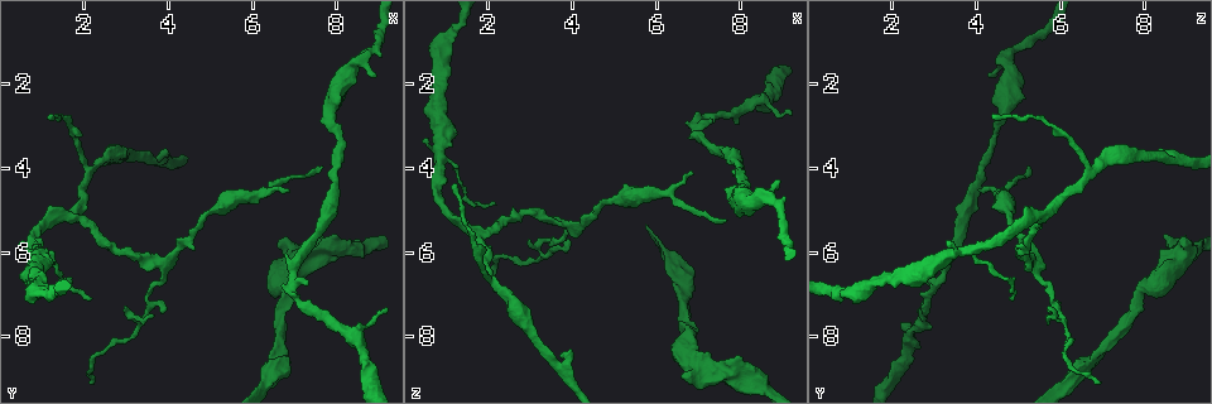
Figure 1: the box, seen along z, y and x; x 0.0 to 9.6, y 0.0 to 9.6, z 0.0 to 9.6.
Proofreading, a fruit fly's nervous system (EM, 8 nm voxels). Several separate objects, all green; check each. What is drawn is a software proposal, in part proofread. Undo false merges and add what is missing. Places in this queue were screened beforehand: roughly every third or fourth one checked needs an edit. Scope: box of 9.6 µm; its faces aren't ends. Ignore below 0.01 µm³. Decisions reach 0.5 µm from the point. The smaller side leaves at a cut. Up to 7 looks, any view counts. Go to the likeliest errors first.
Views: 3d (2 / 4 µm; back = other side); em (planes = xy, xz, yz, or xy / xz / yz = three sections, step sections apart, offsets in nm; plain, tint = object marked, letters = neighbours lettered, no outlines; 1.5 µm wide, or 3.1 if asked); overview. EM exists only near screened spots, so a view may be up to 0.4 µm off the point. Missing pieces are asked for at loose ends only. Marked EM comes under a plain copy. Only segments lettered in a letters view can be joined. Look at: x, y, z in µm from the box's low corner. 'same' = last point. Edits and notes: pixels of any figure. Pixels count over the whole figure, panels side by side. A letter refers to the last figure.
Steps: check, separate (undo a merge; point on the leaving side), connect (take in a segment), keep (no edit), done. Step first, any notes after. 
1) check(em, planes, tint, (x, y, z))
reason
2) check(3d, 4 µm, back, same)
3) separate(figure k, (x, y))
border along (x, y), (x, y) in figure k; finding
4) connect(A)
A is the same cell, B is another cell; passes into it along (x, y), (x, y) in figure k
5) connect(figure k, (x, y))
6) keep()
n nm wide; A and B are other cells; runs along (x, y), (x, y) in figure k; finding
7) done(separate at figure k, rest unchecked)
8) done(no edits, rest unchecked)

check(3d, 4 µm, (0.80, 5.90, 3.65))
sudden change in width

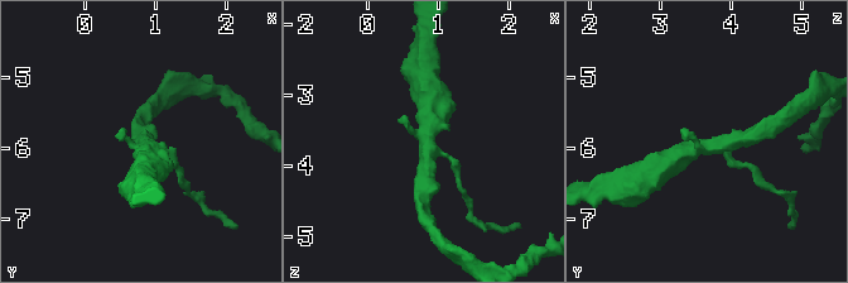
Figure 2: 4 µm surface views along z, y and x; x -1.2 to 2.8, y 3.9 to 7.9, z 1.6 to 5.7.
check(em, planes, letters, (0.80, 5.95, 3.70))
shape alone is not enough

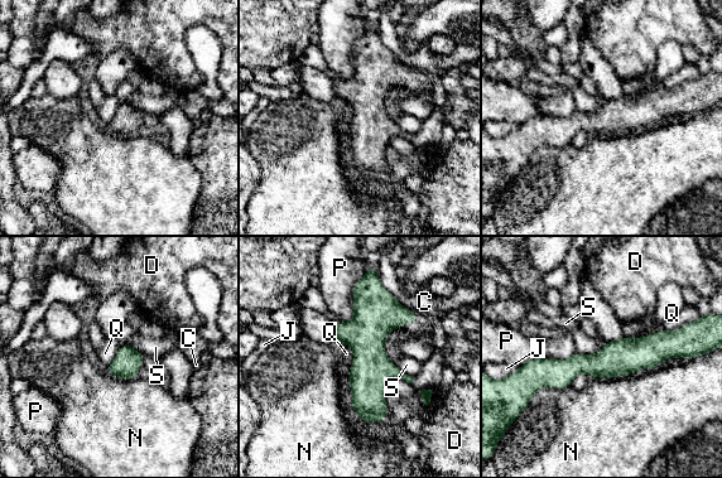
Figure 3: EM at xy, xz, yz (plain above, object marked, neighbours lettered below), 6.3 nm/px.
keep()
180 nm wide; C, D, J, N, P, Q and S are other cells; border along (343, 344), (352, 351), (347, 384) in figure 3; one neuron here

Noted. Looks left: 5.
check(em, planes, letters, (3.85, 6.20, 5.25))

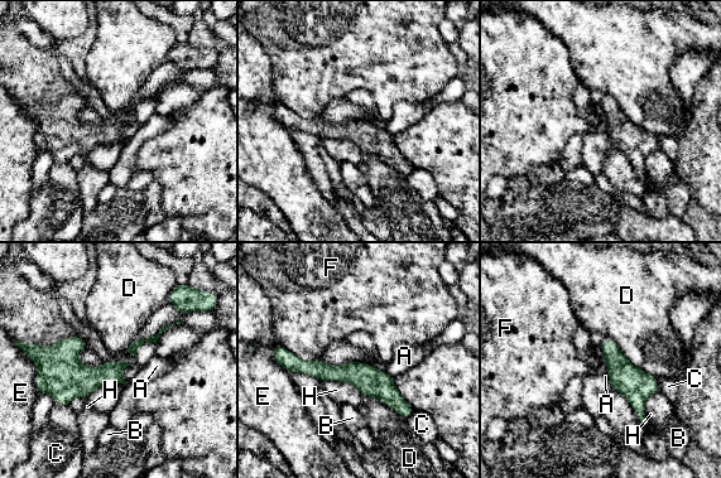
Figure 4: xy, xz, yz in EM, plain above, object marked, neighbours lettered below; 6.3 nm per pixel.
keep()
A, B, C, D, E, F and H are other cells; border along (604, 338), (655, 377) in figure 4; all the same neuron

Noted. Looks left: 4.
check(em, planes, letters, (5.15, 5.00, 4.65))
thick turns thin

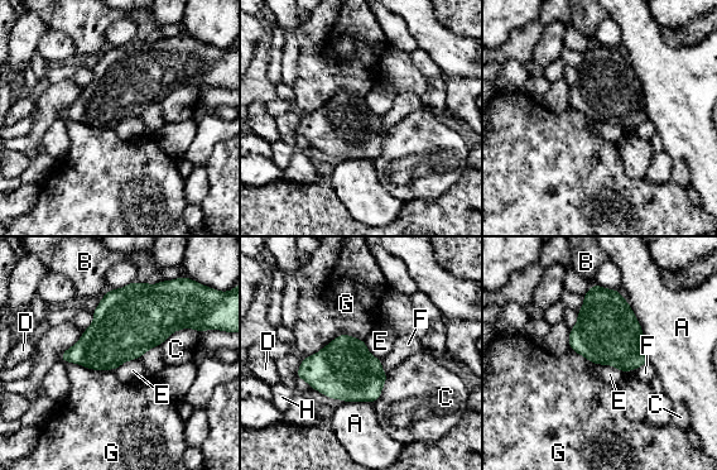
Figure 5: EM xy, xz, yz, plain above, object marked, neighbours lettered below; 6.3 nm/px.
keep()
A, B, C, D, E, F, G and H are other cells; border along (364, 339), (338, 334), (307, 356) in figure 5; all the same neuron

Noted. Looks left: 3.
done(no edits, rest unchecked)

